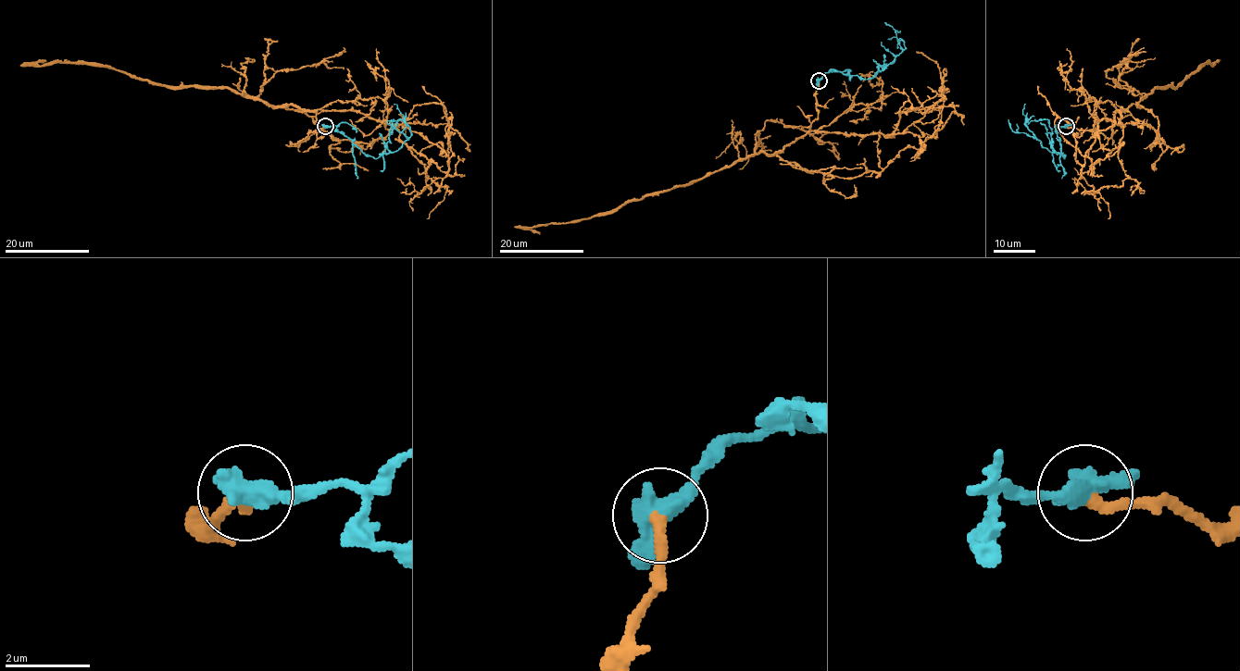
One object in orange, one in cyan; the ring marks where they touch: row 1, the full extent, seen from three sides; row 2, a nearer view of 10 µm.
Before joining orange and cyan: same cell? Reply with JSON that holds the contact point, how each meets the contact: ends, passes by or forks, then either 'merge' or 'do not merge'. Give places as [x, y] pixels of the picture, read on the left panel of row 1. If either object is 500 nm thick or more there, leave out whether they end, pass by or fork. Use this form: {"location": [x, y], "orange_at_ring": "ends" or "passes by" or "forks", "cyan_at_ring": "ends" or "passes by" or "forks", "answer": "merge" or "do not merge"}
{"location": [325, 126], "answer": "merge"}

